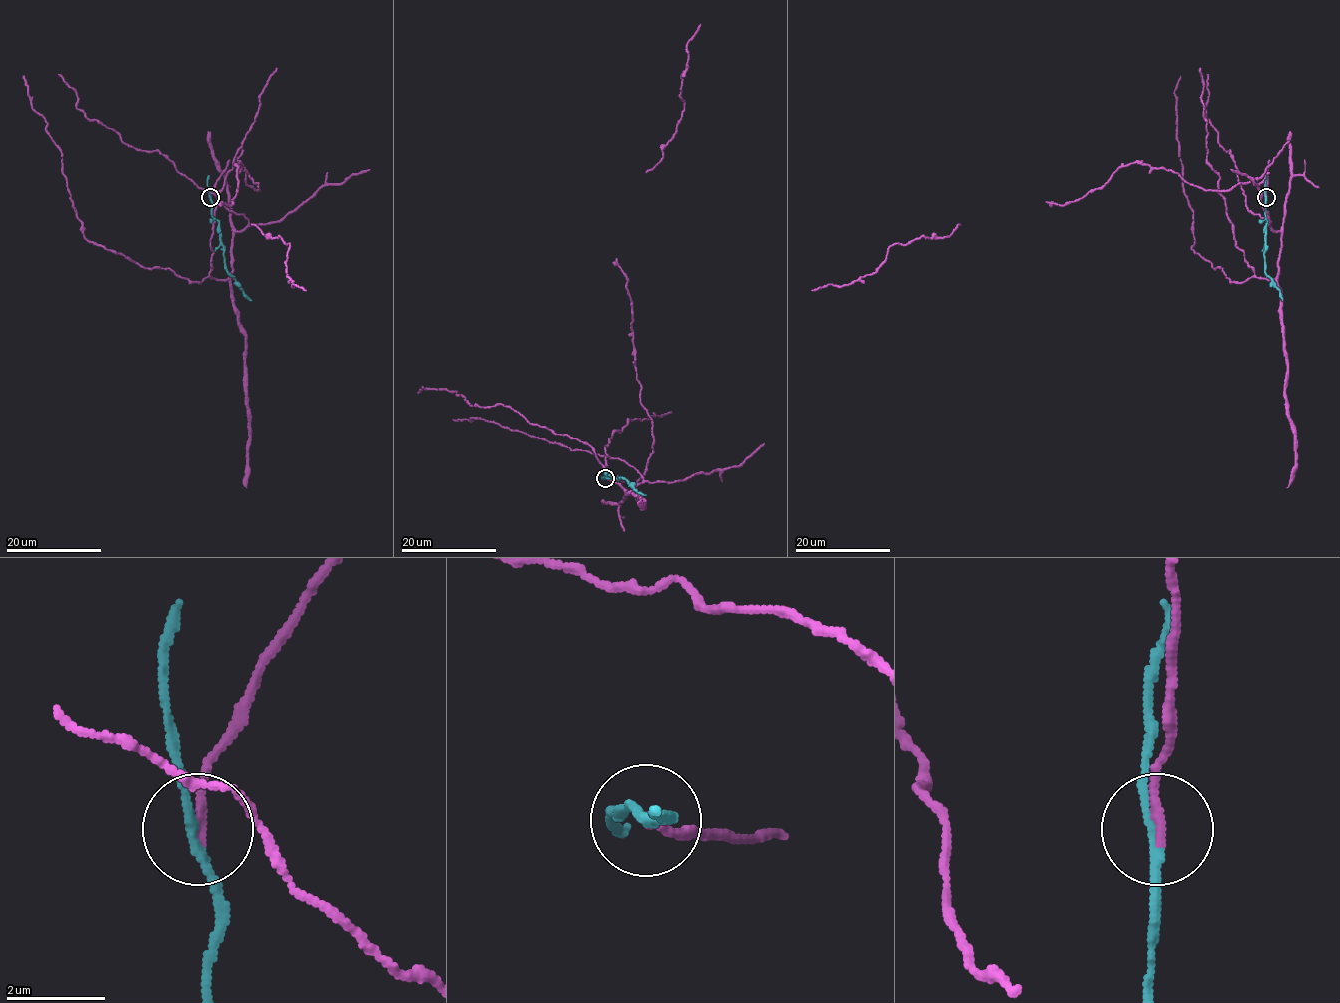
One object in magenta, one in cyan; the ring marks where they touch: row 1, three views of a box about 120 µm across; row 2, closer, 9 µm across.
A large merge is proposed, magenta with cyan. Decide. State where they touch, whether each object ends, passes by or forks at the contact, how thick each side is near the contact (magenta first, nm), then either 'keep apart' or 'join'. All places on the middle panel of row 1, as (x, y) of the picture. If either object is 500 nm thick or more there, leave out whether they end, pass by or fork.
(605, 478) | magenta ends | cyan passes by | 180/170 nm | keep apart

